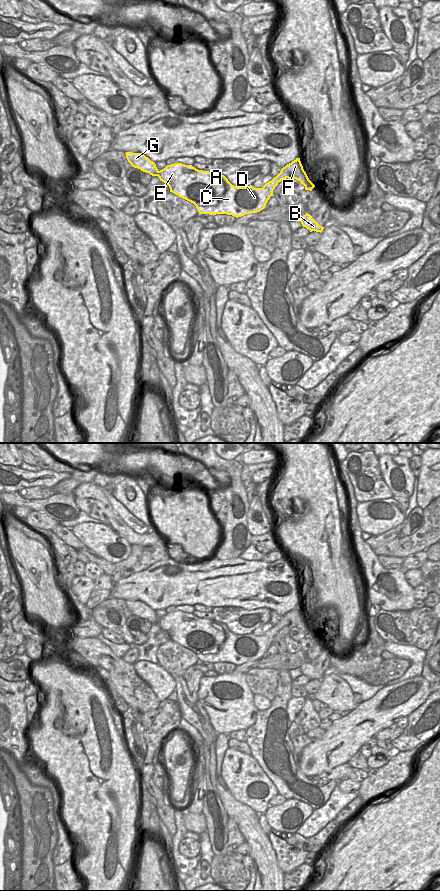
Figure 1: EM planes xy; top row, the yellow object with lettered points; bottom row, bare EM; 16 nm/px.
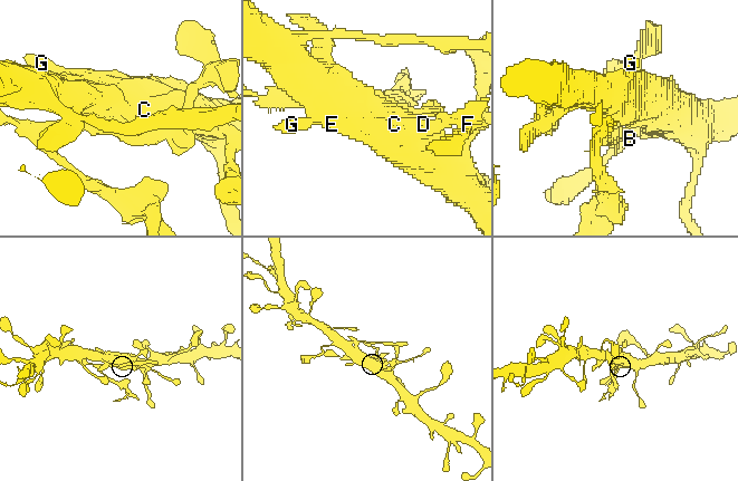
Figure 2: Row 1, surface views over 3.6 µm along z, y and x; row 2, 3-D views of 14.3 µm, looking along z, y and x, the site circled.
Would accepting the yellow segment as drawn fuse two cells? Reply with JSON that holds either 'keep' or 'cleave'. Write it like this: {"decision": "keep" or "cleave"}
{"decision": "cleave"}

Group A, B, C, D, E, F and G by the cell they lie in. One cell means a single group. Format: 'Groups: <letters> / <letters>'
Groups: A B C D E G / F

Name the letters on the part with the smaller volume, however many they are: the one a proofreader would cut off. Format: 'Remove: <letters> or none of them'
Remove: F

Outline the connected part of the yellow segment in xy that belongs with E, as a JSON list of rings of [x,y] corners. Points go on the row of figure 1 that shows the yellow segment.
[[[126,152],[126,158],[132,167],[147,172],[152,176],[158,176],[160,181],[166,183],[170,192],[193,203],[200,214],[227,214],[236,218],[249,213],[257,213],[263,210],[273,195],[277,183],[266,183],[262,188],[254,188],[252,185],[237,187],[232,185],[224,175],[215,172],[198,170],[192,165],[175,163],[158,170],[155,162],[142,153]]]

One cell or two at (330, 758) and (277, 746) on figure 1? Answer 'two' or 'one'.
two

